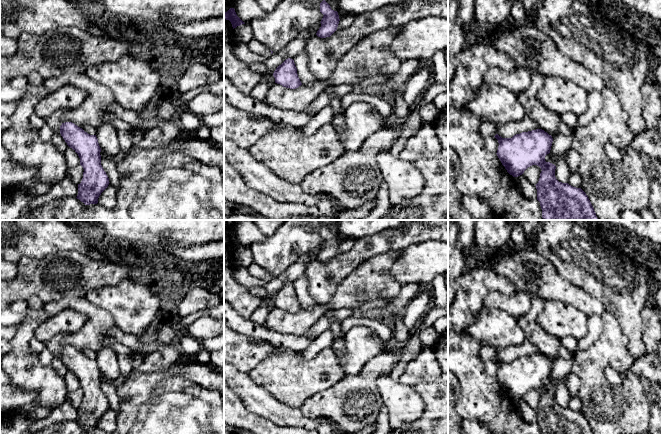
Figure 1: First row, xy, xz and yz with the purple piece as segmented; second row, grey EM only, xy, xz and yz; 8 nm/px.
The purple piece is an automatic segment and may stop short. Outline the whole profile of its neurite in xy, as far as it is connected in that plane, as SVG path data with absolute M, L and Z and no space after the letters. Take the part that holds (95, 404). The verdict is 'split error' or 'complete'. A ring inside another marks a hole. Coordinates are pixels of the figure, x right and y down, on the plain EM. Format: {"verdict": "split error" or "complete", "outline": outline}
{"verdict": "complete", "outline": "M72 346L62 347L60 358L80 382L83 402L78 408L77 423L85 429L97 428L101 417L108 411L109 402L101 389L101 372L96 359L90 359Z"}

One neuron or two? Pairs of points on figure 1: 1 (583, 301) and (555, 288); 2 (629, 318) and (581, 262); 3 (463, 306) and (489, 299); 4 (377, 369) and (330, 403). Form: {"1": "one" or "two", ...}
{"1": "one", "2": "one", "3": "two", "4": "one"}

